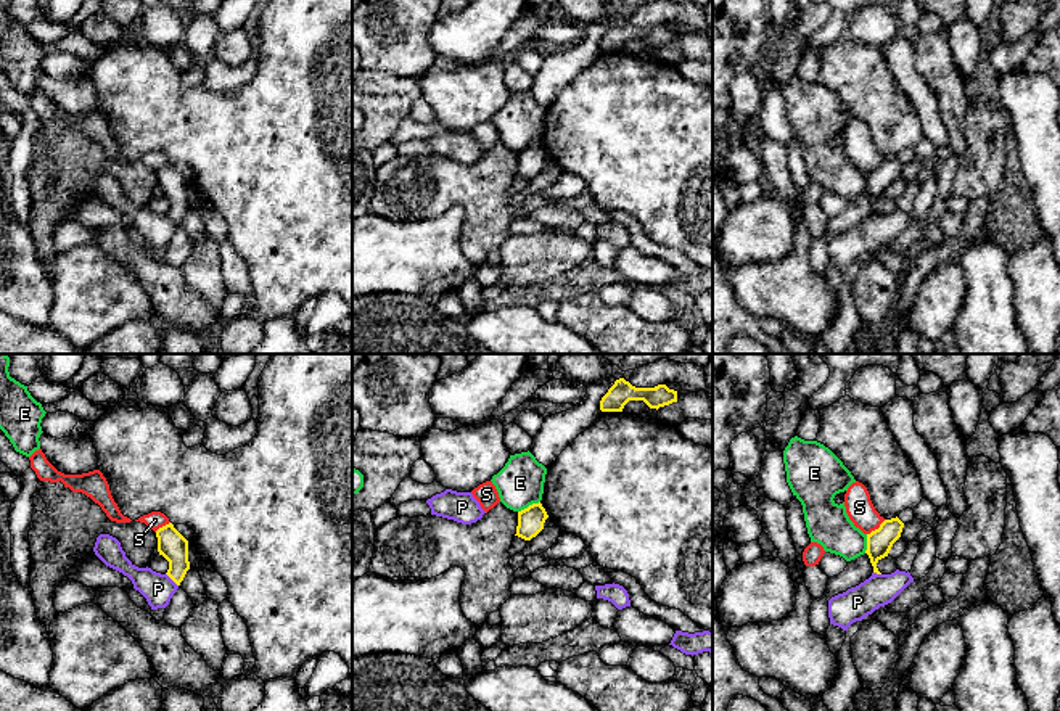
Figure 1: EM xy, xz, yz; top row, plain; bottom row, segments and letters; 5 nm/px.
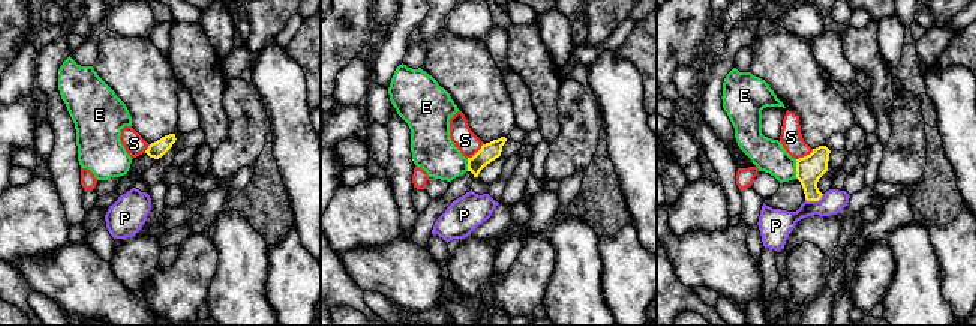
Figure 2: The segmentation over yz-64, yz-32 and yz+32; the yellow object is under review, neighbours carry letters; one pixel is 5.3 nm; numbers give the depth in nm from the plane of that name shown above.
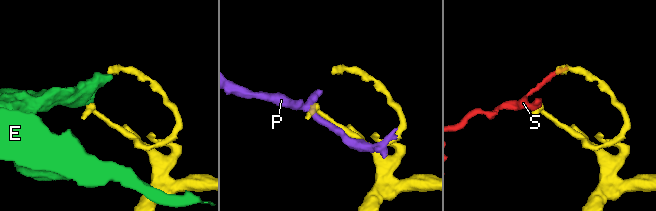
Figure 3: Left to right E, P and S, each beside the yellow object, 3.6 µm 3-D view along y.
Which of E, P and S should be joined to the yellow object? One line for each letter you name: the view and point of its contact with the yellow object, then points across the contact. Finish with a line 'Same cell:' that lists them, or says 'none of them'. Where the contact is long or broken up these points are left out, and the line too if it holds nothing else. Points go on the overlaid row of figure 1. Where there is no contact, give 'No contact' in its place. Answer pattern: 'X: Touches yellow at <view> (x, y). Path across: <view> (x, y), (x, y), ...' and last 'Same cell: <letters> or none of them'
Same cell: none of them

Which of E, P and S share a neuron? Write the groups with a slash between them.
E / P / S

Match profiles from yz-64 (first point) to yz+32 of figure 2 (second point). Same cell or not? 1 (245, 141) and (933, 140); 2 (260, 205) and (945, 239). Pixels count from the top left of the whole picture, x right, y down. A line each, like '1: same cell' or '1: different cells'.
1: different cells
2: different cells

